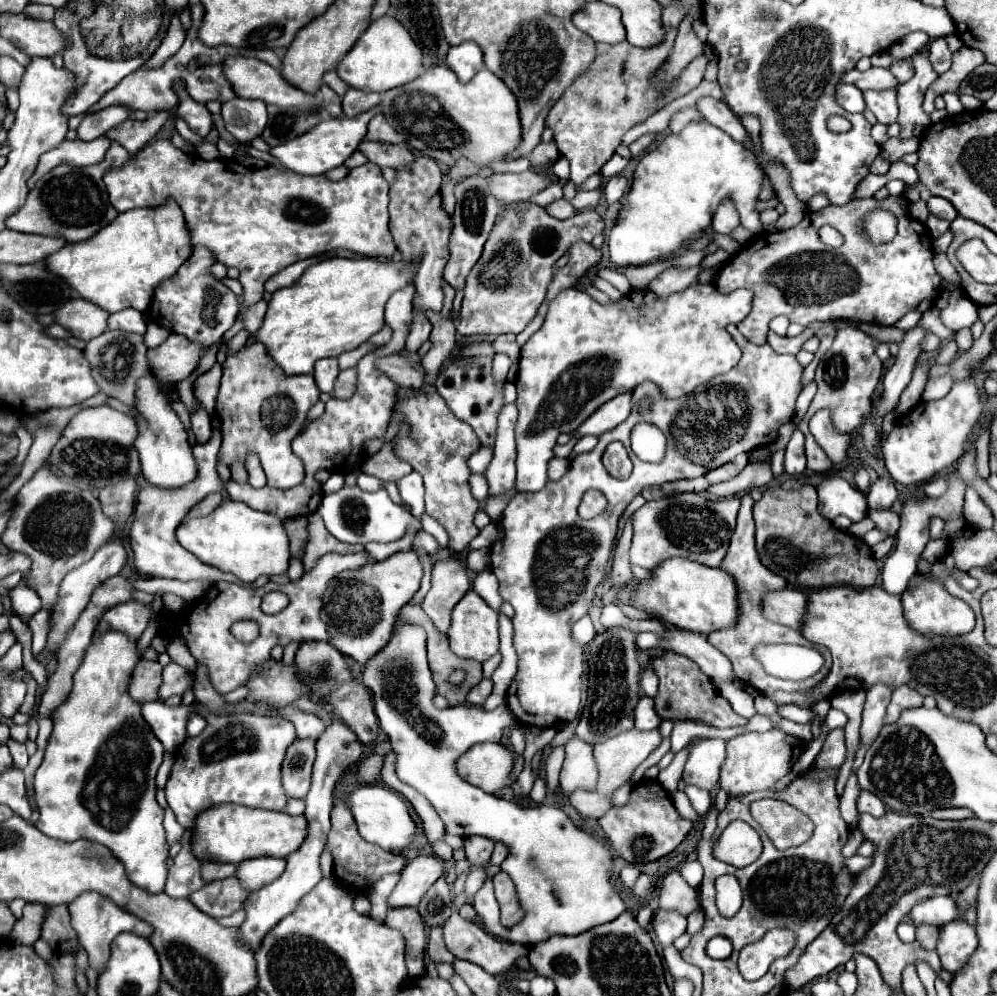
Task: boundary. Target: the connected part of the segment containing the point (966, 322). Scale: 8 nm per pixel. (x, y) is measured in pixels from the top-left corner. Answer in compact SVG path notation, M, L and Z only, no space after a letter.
M955 289L951 293L947 307L941 311L941 317L943 317L943 323L953 331L971 327L979 319L977 305L961 289Z

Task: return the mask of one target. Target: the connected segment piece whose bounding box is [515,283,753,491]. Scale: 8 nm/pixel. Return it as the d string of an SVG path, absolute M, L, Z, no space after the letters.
M693 283L685 291L671 293L669 297L657 297L647 287L633 289L629 297L601 305L579 289L563 289L549 303L549 313L543 327L535 331L521 347L519 375L515 383L519 407L515 489L543 489L547 483L547 463L553 457L557 437L573 431L609 399L633 391L643 381L652 381L665 397L677 399L691 393L697 385L713 379L715 375L733 369L741 359L741 349L725 327L729 323L739 323L749 315L751 299L753 293L749 289L737 289L729 295L723 295L713 285Z

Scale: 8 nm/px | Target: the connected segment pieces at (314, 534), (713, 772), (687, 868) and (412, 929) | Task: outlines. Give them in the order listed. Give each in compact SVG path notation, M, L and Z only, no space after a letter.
M319 513L309 515L309 543L307 543L307 551L303 557L305 571L309 571L313 563L317 563L317 559L321 559L325 553L347 555L347 553L359 553L359 551L363 551L363 545L341 543L333 535L329 535Z
M699 739L689 747L689 759L685 763L683 779L705 791L713 791L719 783L719 771L725 761L723 739Z
M697 860L684 863L680 873L693 888L699 886L703 877L702 866Z
M397 907L389 909L385 925L399 929L407 941L407 969L411 977L425 975L425 927L415 907Z

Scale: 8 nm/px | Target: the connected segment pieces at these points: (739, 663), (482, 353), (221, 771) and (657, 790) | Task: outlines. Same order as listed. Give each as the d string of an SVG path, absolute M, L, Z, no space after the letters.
M743 495L741 497L741 509L739 509L739 517L737 517L737 529L733 533L733 539L731 539L731 545L729 545L729 551L727 551L727 557L721 565L723 571L731 573L735 579L737 579L737 585L739 587L739 601L741 601L741 617L739 617L739 623L737 627L733 629L725 629L725 631L713 631L709 635L709 643L715 645L721 653L725 653L731 663L733 663L733 669L735 669L735 675L737 679L741 679L743 683L755 687L759 693L763 695L771 695L775 691L785 691L785 693L793 693L793 691L807 691L807 687L815 687L819 685L821 681L828 674L832 666L832 657L830 651L821 647L821 651L825 663L821 670L814 676L807 678L807 681L783 681L783 679L775 679L773 675L765 673L765 669L761 667L761 663L755 659L753 655L753 649L759 645L759 643L797 643L797 645L809 645L809 647L817 647L813 645L811 641L807 641L799 631L793 631L785 625L779 625L779 623L773 623L769 619L763 617L763 611L761 611L761 605L763 605L763 597L765 593L769 591L775 591L775 589L783 589L787 587L787 581L775 573L771 573L769 569L765 569L757 557L757 551L755 551L755 525L753 525L753 499L751 495Z
M473 341L461 349L459 355L449 357L443 371L437 377L437 393L447 401L451 411L465 423L469 423L481 445L493 447L497 435L497 413L503 407L503 383L499 385L493 379L493 357L497 351L489 341Z
M213 715L199 737L189 737L181 745L181 755L175 757L165 793L167 803L177 815L177 821L195 829L195 819L209 807L221 803L237 803L245 807L259 807L283 811L287 795L281 785L281 763L285 749L297 739L293 723L285 719L261 715Z
M643 779L637 783L637 789L633 789L631 799L627 805L619 809L609 809L599 819L601 829L605 831L605 837L613 845L613 849L629 863L649 863L655 859L661 859L675 851L679 843L687 837L693 823L689 819L683 819L677 809L673 807L671 795L659 785L657 779Z

